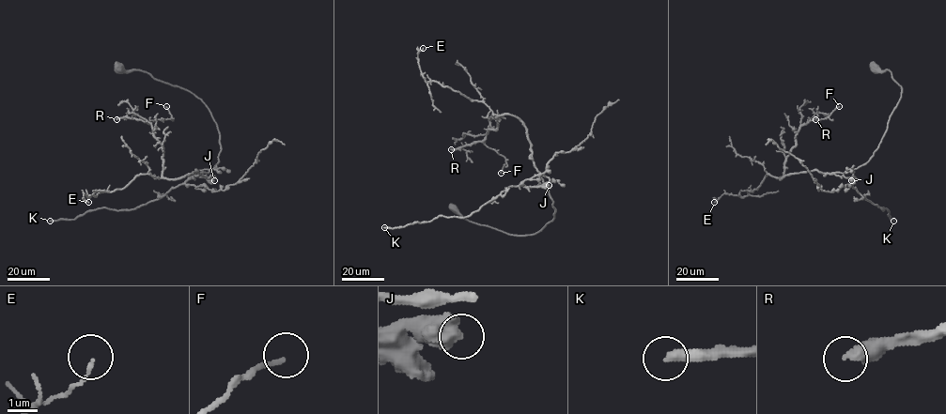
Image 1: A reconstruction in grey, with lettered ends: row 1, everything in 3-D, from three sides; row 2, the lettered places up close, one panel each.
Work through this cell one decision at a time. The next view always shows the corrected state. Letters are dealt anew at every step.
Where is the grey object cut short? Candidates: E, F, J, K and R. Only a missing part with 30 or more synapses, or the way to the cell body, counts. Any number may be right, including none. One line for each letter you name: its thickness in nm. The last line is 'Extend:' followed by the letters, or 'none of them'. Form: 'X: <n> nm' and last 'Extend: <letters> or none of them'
K: 320 nm
R: 420 nm
Extend: K, R

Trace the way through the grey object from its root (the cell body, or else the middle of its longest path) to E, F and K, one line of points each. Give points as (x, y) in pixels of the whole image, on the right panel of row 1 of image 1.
E: (875, 68), (891, 71), (902, 93), (867, 161), (845, 173), (767, 174), (747, 195), (723, 193), (714, 202)
F: (875, 68), (891, 71), (902, 93), (871, 159), (847, 173), (812, 170), (780, 178), (799, 128), (839, 106)
K: (875, 68), (891, 72), (901, 99), (871, 159), (834, 174), (853, 176), (852, 186), (893, 221)

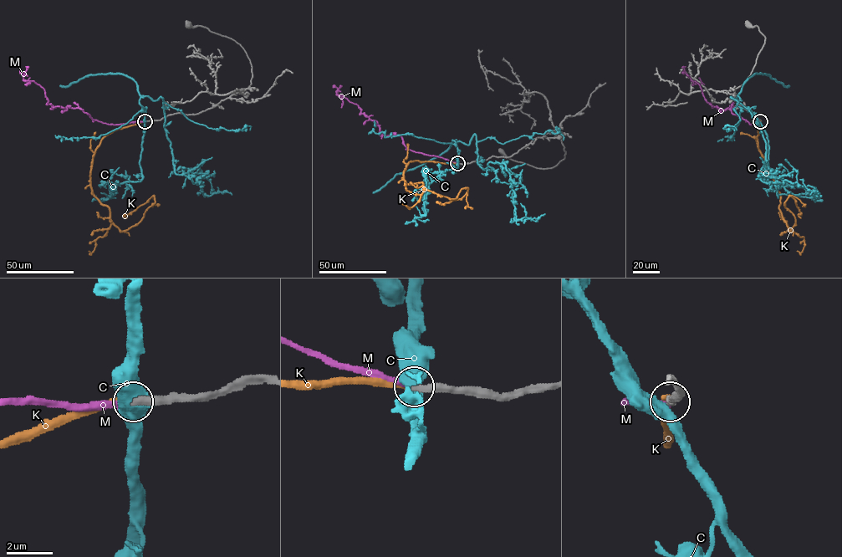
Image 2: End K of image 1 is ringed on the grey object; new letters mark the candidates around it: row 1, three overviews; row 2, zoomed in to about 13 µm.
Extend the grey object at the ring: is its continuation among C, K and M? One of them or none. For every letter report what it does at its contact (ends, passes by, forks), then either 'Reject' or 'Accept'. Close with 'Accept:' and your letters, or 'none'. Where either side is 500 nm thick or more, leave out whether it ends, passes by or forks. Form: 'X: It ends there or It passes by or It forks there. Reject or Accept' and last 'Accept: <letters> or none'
C: Reject
K: It ends there. Reject
M: It ends there. Accept
Accept: M

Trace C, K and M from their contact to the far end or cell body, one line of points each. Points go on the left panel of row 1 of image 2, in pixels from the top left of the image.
C: (144, 121), (140, 97), (161, 97), (174, 171), (194, 183), (197, 178), (208, 196), (213, 191), (207, 179)
K: (144, 121), (108, 133), (93, 159), (92, 192), (121, 231), (136, 225), (155, 197), (126, 218)
M: (144, 121), (110, 125), (78, 108), (53, 106), (42, 87), (23, 79), (26, 66)

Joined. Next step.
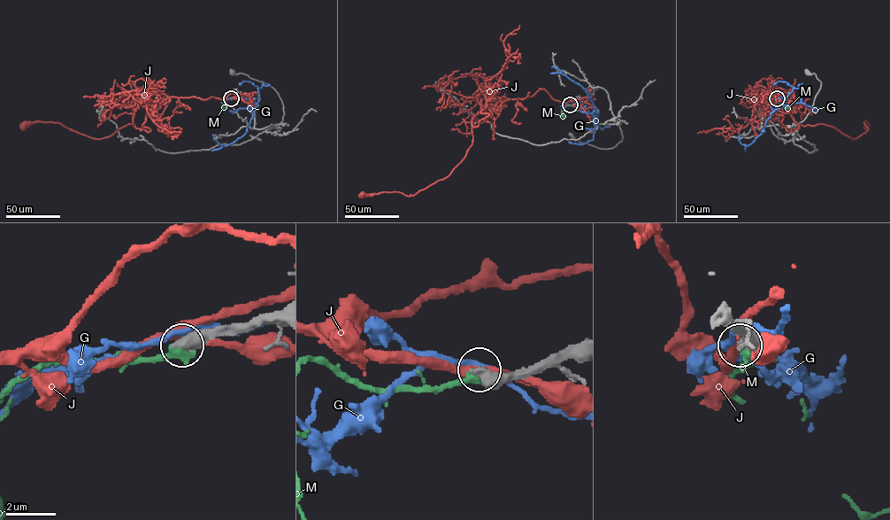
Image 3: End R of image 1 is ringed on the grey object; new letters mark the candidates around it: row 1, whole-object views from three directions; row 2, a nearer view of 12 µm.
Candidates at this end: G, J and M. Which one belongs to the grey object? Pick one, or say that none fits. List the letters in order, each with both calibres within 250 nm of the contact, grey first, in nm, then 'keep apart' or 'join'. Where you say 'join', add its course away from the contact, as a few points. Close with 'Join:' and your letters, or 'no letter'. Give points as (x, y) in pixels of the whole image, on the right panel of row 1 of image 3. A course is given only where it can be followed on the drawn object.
G: 440/180 nm | keep apart
J: 650/320 nm | keep apart
M: 600/500 nm | keep apart
Join: no letter

